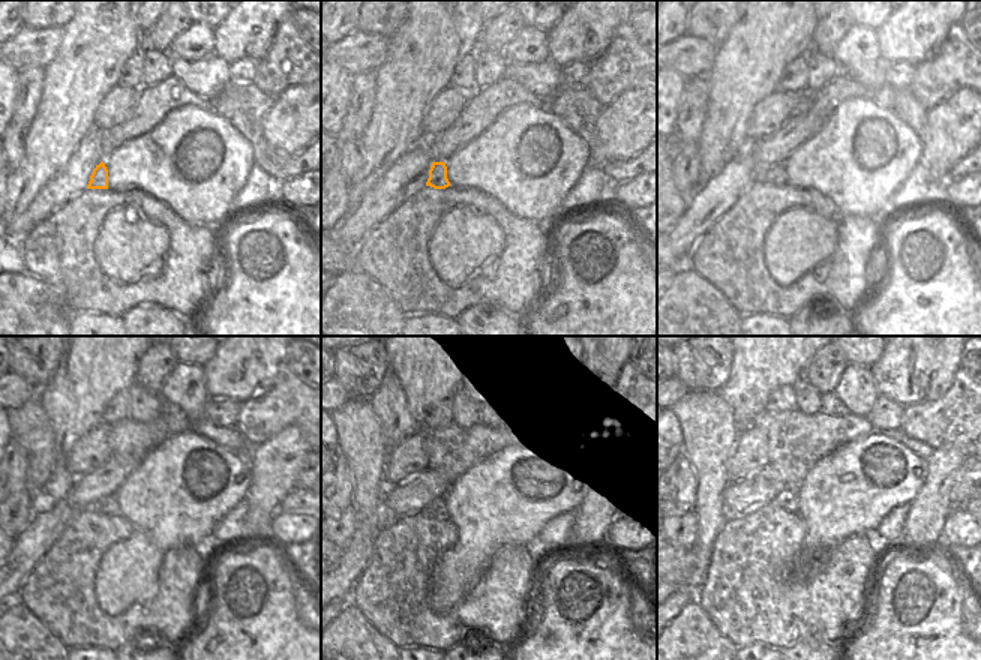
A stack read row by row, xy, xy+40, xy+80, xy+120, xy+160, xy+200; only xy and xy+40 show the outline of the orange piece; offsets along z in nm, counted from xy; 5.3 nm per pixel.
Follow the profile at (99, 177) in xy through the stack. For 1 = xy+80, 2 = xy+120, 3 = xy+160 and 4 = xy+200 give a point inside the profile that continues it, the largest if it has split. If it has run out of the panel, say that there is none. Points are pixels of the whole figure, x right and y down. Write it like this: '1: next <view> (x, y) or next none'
1: next xy+80 (776, 174)
2: next xy+120 (107, 506)
3: next xy+160 (440, 504)
4: next xy+200 (788, 500)

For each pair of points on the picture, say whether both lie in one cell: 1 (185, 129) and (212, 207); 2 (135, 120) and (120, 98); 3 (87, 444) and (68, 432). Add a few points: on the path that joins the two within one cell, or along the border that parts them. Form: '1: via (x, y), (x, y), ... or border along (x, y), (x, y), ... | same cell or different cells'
1: via (173, 149), (170, 155), (173, 171), (192, 188) | same cell
2: border along (138, 90), (138, 99), (131, 114), (105, 132) | different cells
3: border along (99, 423), (72, 446), (65, 470) | different cells

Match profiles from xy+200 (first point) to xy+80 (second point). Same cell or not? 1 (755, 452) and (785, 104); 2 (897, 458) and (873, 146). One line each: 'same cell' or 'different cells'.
1: same cell
2: same cell

